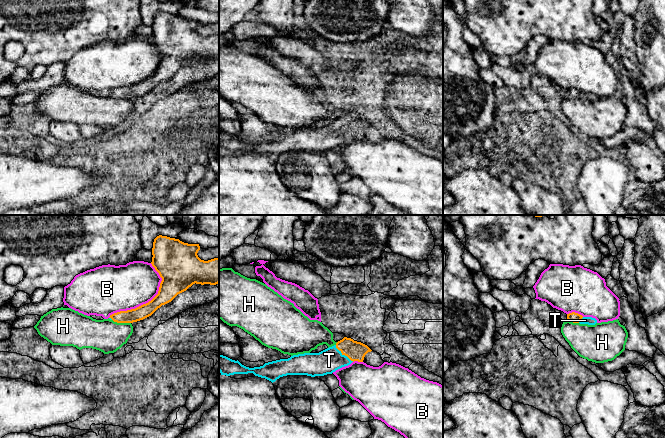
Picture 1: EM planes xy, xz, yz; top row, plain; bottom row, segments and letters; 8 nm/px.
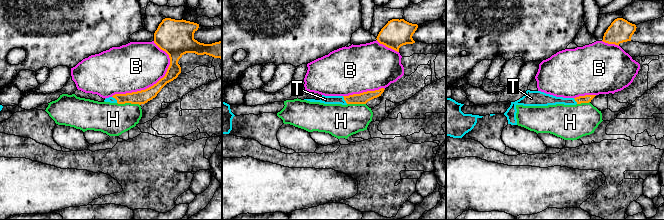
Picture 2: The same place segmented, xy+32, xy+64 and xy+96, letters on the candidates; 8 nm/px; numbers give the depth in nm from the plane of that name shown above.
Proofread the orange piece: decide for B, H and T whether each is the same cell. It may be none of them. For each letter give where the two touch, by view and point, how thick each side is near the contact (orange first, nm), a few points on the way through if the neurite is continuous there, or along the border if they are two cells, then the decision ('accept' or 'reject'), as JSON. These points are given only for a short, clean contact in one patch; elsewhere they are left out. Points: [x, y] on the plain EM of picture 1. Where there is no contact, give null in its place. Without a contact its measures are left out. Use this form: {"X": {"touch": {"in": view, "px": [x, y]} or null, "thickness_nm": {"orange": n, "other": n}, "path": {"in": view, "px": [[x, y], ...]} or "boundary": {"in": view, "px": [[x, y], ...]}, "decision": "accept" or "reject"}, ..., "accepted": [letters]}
{"B": {"touch": {"in": "xy", "px": [148, 78]}, "thickness_nm": {"orange": 190, "other": 360}, "decision": "reject"}, "H": {"touch": {"in": "xy", "px": [121, 98]}, "thickness_nm": {"orange": 110, "other": 260}, "boundary": {"in": "xy", "px": [[112, 95], [117, 98], [130, 99]]}, "decision": "reject"}, "T": {"touch": {"in": "xz", "px": [344, 130]}, "thickness_nm": {"orange": 160, "other": 190}, "path": {"in": "xz", "px": [[355, 127], [344, 130], [329, 136]]}, "decision": "accept"}, "accepted": ["T"]}

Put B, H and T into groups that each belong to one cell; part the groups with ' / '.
B / H / T

